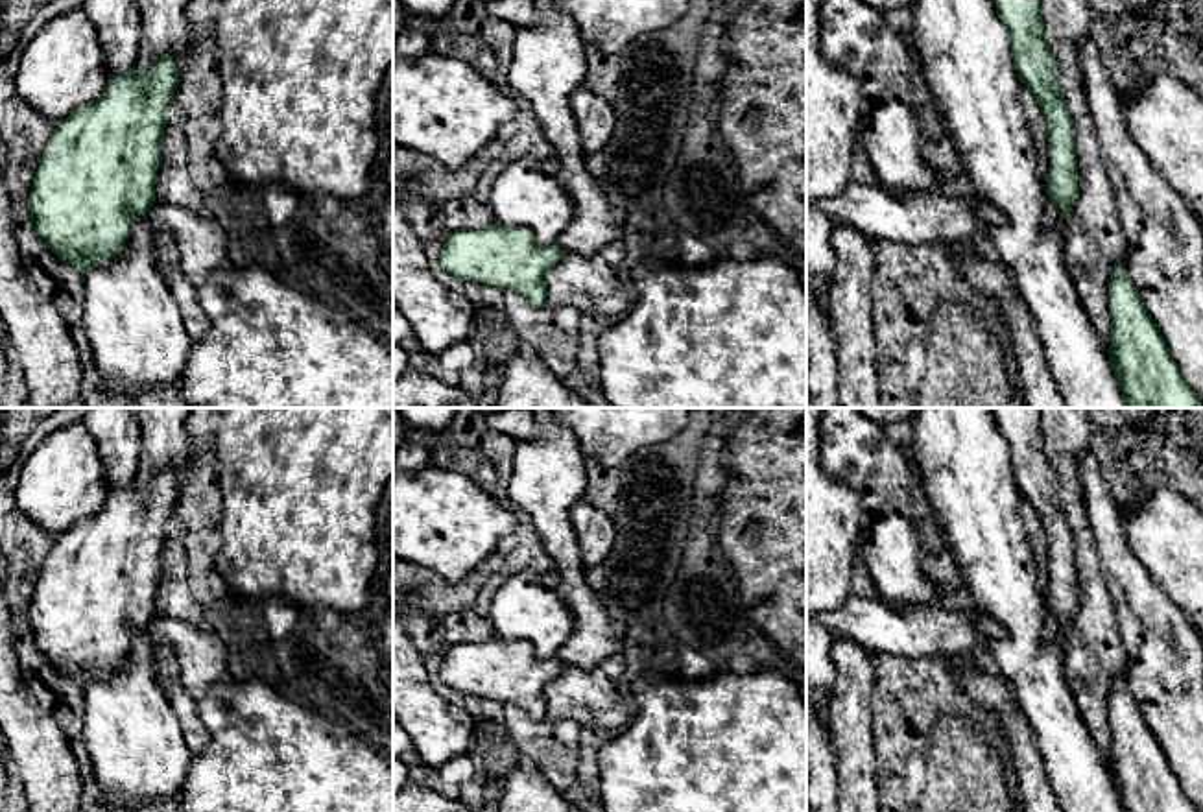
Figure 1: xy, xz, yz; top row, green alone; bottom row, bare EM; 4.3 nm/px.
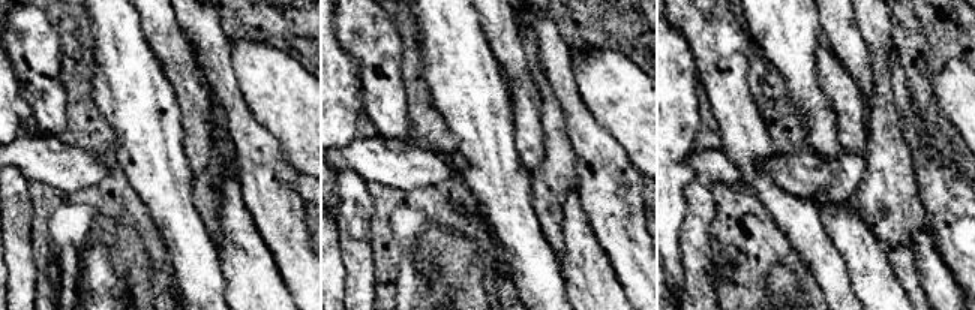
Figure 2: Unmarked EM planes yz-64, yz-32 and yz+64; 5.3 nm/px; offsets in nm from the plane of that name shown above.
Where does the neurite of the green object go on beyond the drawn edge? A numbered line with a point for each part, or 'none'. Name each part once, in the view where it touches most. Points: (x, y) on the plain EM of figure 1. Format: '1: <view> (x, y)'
none

